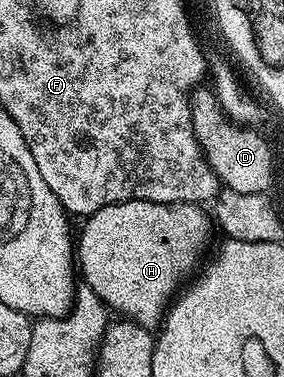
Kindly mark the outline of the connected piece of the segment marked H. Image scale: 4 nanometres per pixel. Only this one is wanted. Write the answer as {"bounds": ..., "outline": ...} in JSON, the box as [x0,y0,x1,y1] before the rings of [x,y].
{"bounds":[74,198,214,327],"outline":[[[131,198],[106,208],[98,208],[98,212],[83,219],[84,227],[80,234],[78,230],[78,245],[74,254],[78,259],[78,270],[83,283],[101,298],[106,307],[113,311],[116,309],[120,313],[117,315],[127,316],[140,326],[159,327],[170,303],[185,285],[184,277],[196,265],[199,267],[209,253],[208,241],[212,238],[214,222],[209,211],[207,214],[204,210],[207,209],[203,205],[194,202],[151,202],[141,198]]]}

